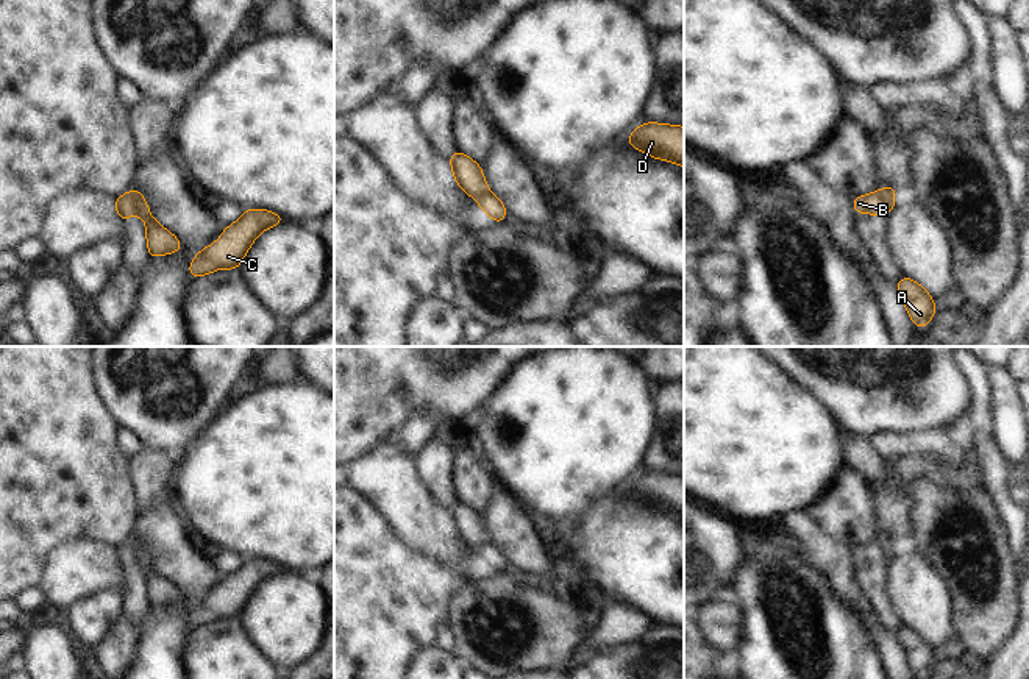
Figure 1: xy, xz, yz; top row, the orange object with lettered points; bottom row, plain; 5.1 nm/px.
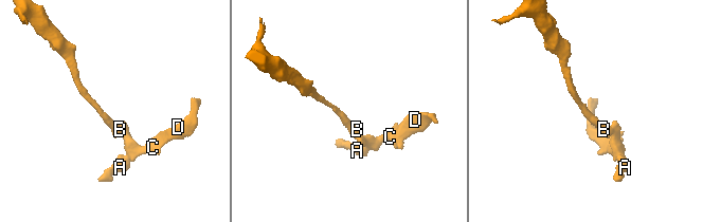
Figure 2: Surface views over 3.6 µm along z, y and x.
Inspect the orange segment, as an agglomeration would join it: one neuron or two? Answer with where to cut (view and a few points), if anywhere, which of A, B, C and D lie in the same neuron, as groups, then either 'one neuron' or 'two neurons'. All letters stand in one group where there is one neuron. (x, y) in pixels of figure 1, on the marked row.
cut xy (127, 194), (136, 200), (139, 213); groups A C D / B; two neurons

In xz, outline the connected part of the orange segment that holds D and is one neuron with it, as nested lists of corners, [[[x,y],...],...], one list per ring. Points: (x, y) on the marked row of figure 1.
[[[648,122],[636,128],[626,144],[651,158],[667,159],[684,167],[684,128]]]

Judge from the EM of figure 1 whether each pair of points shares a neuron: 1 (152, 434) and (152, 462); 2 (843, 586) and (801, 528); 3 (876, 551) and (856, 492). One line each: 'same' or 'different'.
1: different
2: same
3: different

